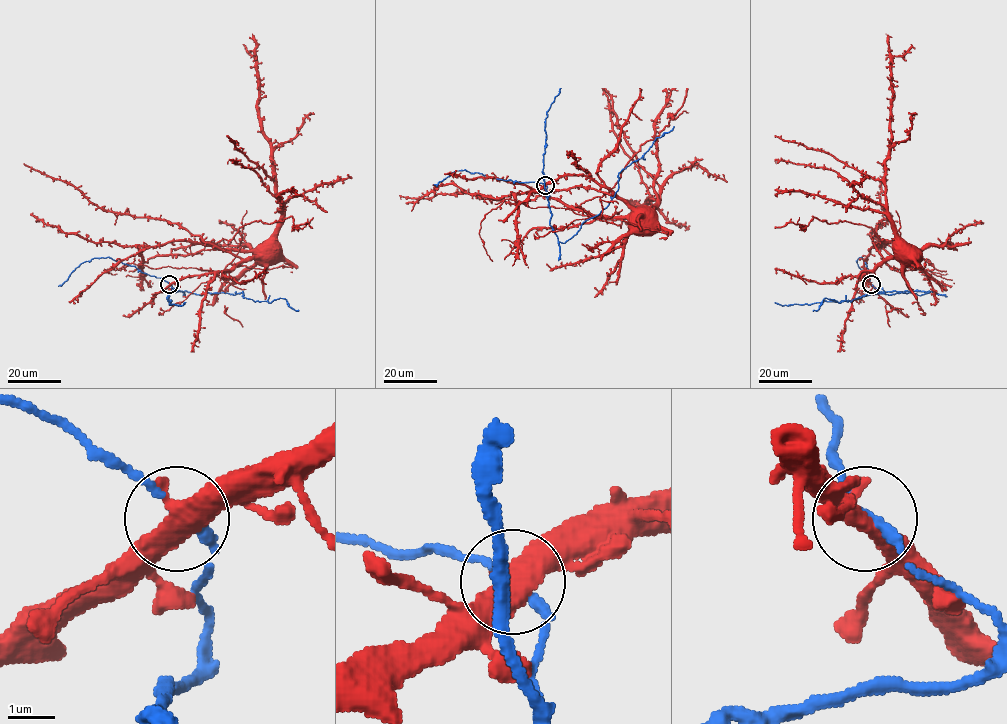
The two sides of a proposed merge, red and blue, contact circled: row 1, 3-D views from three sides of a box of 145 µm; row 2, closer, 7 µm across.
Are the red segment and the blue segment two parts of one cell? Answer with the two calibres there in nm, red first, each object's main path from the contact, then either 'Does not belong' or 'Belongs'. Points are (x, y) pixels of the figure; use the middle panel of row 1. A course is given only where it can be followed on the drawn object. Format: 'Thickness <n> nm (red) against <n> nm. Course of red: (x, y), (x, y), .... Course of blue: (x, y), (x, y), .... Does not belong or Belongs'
Thickness 500 nm (red) against 240 nm. Course of red: (545, 184), (586, 175), (632, 212), (593, 216), (533, 192), (492, 198), (452, 184), (405, 203). Course of blue: (545, 184), (550, 225), (558, 240), (565, 243), (584, 221), (607, 206), (618, 189), (619, 173), (674, 126). Does not belong

